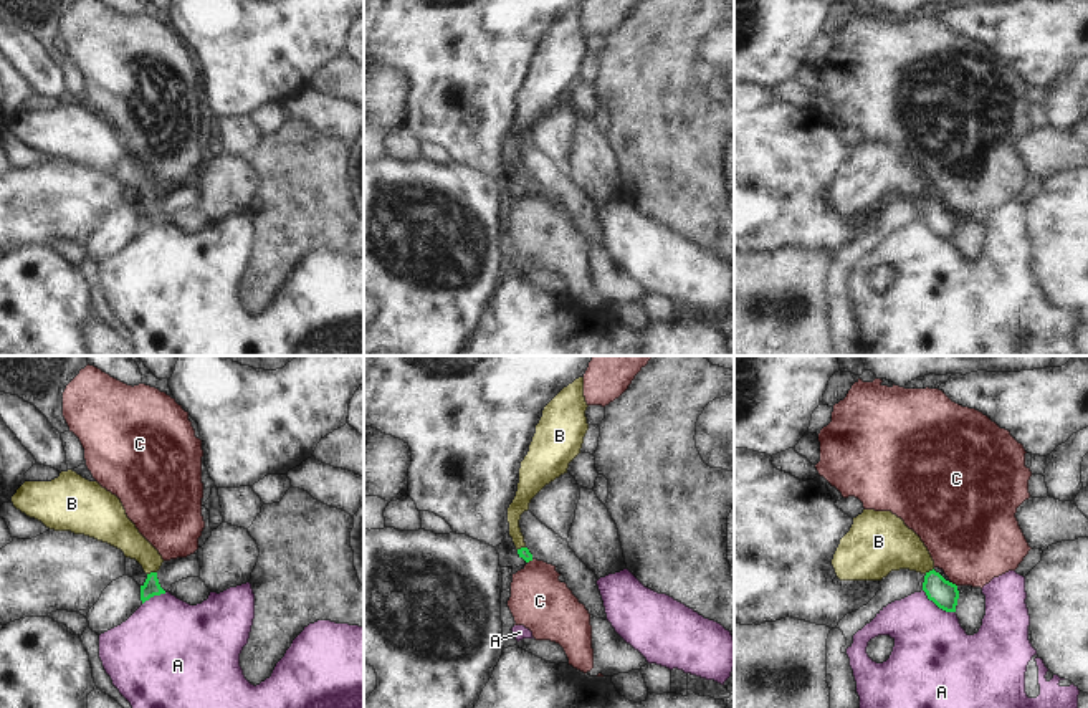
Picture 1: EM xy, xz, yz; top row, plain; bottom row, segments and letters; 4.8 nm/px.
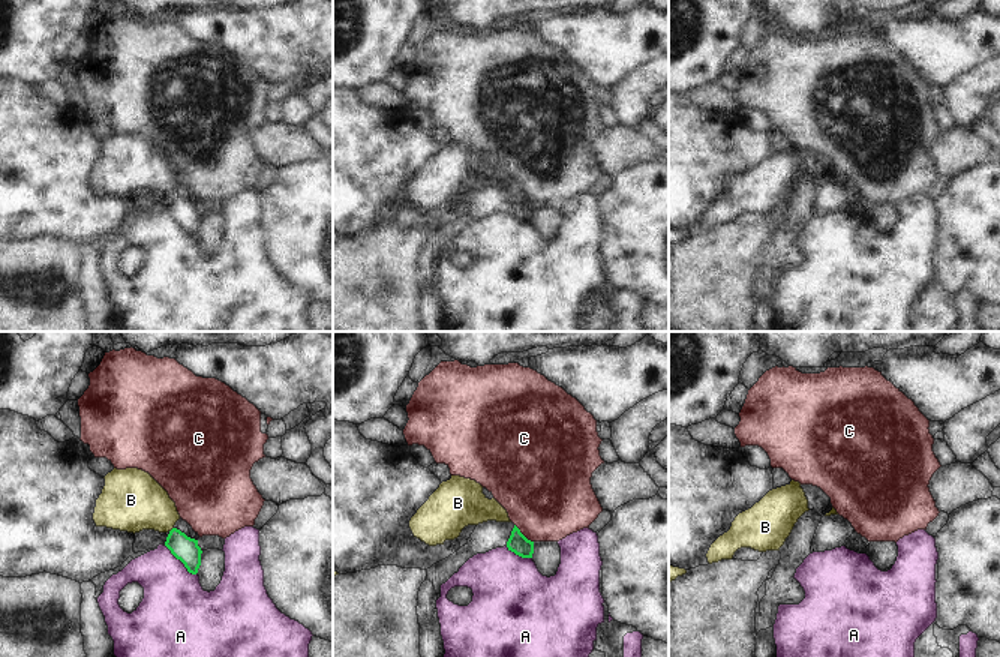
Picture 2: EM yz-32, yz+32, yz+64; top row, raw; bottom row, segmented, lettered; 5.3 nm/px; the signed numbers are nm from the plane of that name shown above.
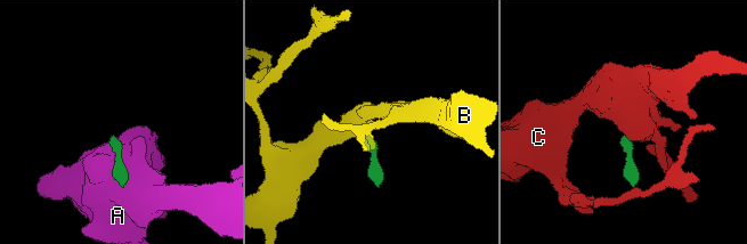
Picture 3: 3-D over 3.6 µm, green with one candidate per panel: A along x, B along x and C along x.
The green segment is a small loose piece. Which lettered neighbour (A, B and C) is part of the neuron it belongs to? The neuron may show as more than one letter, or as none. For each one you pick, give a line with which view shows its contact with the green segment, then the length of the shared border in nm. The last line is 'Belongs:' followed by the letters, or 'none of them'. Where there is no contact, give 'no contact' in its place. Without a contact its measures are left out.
B: xy | 50 nm
Belongs: B

